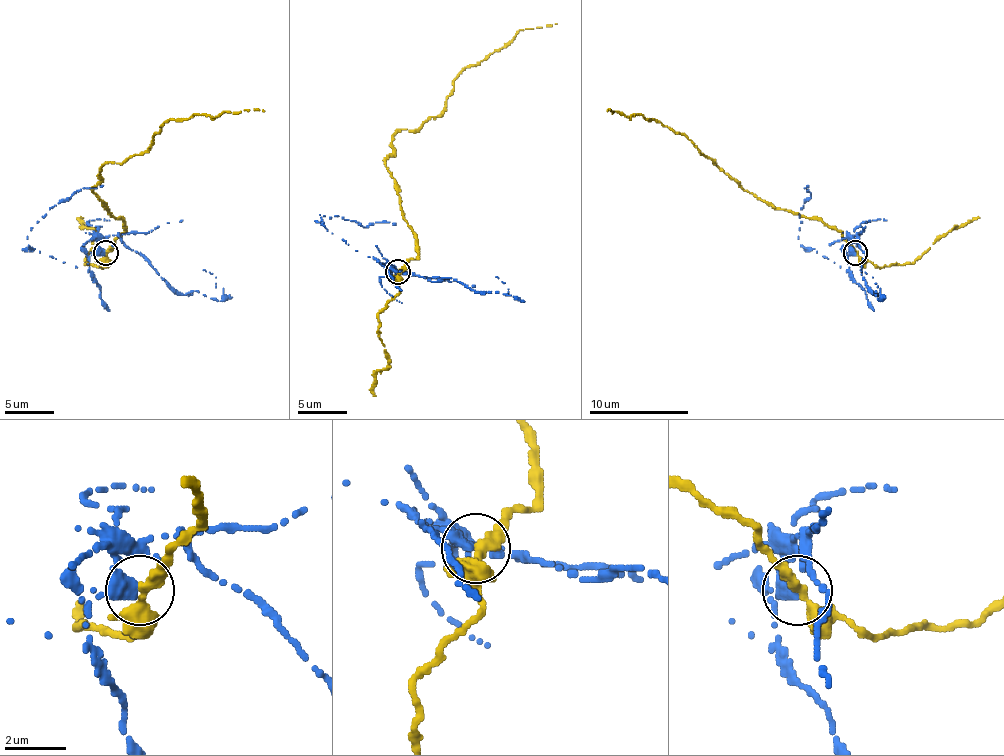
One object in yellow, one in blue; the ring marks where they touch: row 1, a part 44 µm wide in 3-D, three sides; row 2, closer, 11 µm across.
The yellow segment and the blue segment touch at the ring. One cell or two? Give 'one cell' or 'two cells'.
two cells

